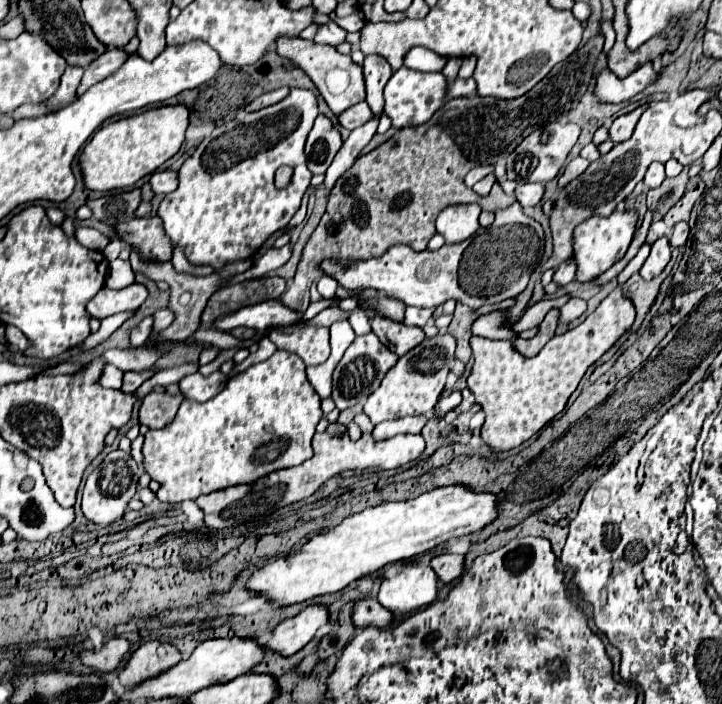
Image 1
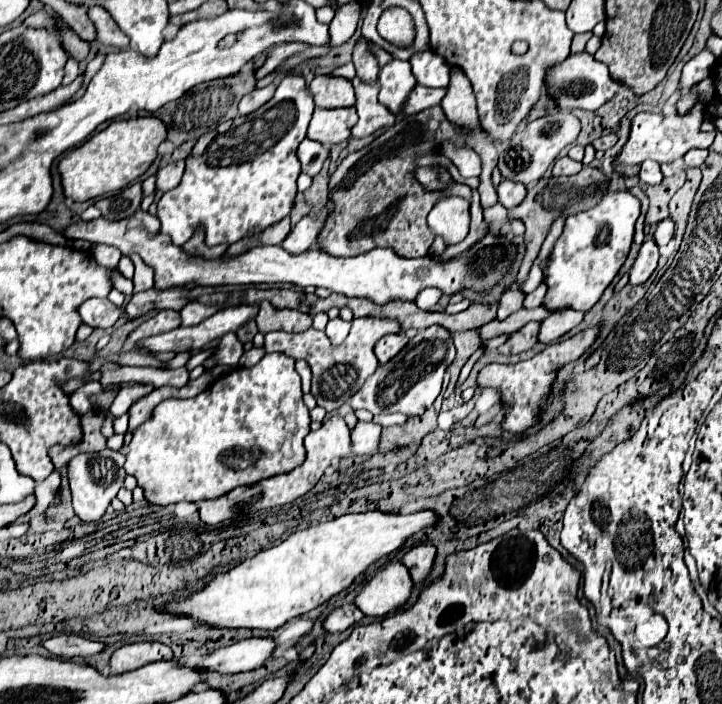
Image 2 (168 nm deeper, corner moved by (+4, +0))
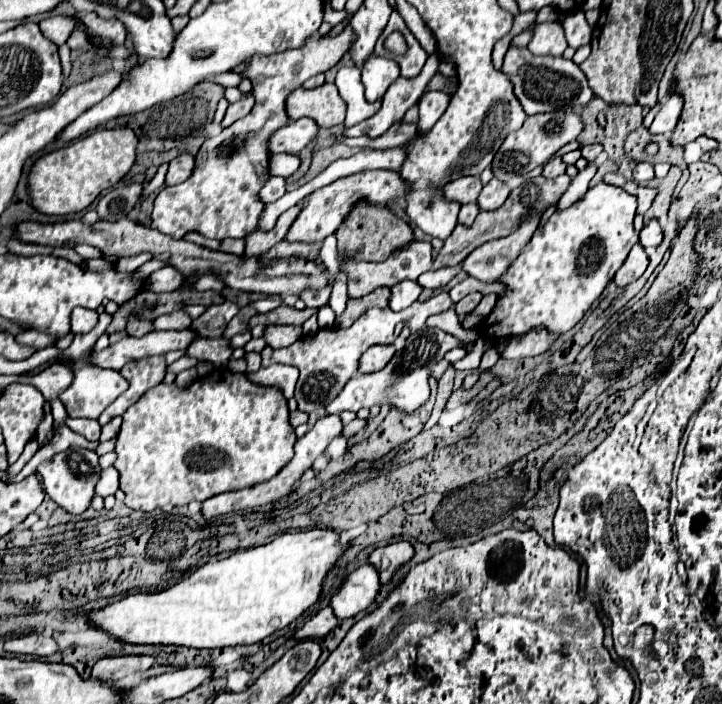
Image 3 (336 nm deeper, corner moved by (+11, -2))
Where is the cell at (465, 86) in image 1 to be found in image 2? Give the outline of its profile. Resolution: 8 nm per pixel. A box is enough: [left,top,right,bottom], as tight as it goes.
[403,84,445,116]

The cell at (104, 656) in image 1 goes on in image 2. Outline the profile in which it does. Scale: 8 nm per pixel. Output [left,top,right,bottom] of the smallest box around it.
[41,634,105,658]

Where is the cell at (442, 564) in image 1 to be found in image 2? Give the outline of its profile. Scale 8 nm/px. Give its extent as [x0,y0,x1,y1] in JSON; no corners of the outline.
[401,544,435,584]

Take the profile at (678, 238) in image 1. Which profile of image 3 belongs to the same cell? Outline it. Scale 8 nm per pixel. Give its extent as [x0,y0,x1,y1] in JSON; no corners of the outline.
[640,220,662,248]

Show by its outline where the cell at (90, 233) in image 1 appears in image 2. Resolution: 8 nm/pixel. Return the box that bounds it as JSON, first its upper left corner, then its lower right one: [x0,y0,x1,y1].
[93,246,121,270]

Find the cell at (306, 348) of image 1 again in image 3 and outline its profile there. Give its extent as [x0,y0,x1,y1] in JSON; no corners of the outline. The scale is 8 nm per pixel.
[262,292,452,412]

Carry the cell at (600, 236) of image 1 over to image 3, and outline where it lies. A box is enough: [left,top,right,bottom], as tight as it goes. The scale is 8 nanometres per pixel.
[478,182,638,338]

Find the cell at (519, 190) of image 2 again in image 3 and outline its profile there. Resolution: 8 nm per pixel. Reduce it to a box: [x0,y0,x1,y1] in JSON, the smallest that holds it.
[478,178,510,210]

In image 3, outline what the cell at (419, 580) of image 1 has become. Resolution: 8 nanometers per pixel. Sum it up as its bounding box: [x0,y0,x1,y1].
[330,564,380,620]

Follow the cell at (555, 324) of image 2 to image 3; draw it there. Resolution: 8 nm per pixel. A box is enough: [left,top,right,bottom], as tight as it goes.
[500,326,558,360]

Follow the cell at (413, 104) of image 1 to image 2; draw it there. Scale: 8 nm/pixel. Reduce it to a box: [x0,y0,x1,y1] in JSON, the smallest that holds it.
[377,60,417,114]

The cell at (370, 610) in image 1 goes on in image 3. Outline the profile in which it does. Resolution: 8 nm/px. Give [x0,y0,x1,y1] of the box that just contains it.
[294,608,338,640]

